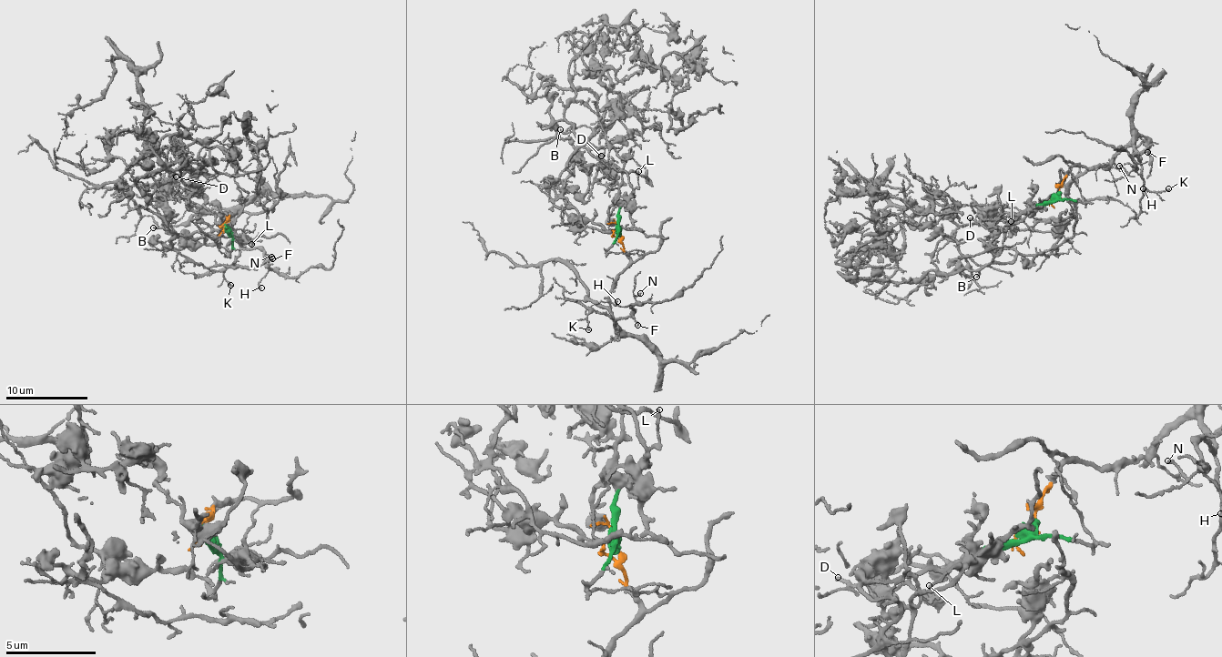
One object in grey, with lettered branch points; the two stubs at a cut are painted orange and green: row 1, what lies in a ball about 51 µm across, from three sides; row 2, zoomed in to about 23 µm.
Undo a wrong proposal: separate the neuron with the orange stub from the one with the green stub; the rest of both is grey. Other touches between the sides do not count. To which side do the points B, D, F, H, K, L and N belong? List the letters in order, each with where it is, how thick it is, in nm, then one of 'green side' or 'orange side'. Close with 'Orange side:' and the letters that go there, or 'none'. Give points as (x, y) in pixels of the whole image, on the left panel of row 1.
B: (153, 227) | 140 nm | green side
D: (176, 176) | 200 nm | green side
F: (272, 258) | 120 nm | orange side
H: (261, 288) | 140 nm | orange side
K: (230, 285) | 130 nm | orange side
L: (251, 244) | 130 nm | green side
N: (271, 257) | 130 nm | orange side
Orange side: F, H, K, N

